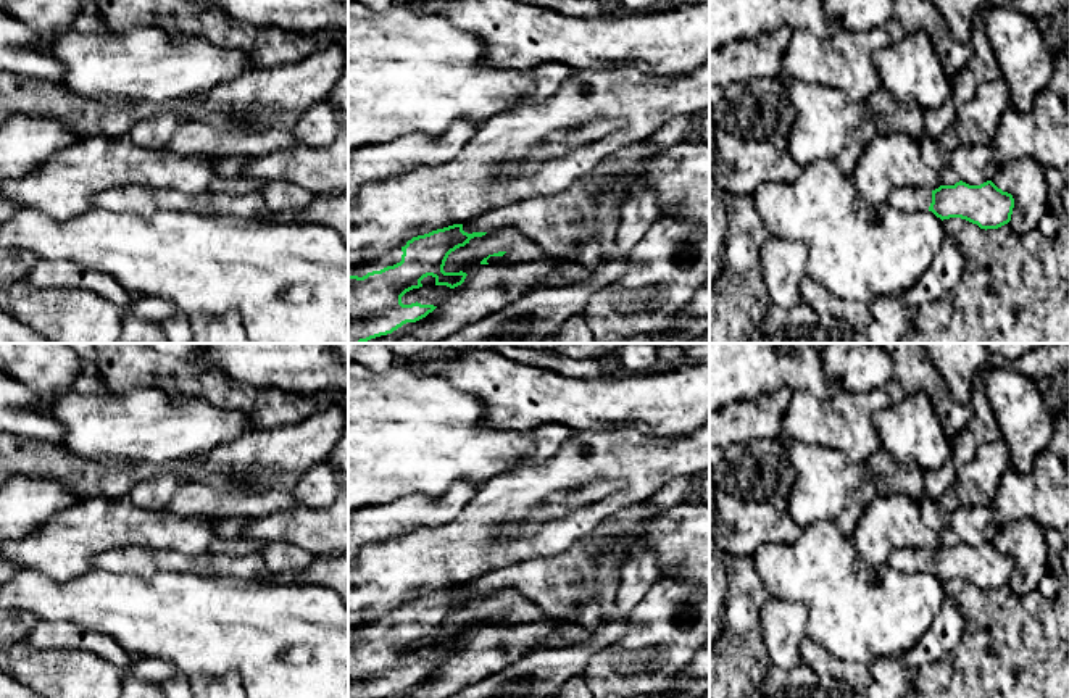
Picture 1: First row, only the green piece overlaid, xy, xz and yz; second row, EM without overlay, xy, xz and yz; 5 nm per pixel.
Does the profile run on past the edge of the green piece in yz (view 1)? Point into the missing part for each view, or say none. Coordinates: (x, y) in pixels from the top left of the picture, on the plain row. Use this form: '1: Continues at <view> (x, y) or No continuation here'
1: Continues at yz (905, 560)

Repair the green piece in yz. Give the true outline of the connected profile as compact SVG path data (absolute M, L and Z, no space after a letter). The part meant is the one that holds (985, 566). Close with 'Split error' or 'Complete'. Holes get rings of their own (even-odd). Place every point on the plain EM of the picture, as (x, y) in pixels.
M959 542L955 546L940 546L932 553L900 548L890 555L887 566L905 574L929 571L942 582L961 579L987 592L1011 582L1014 559L992 542L980 546Z. Split error

